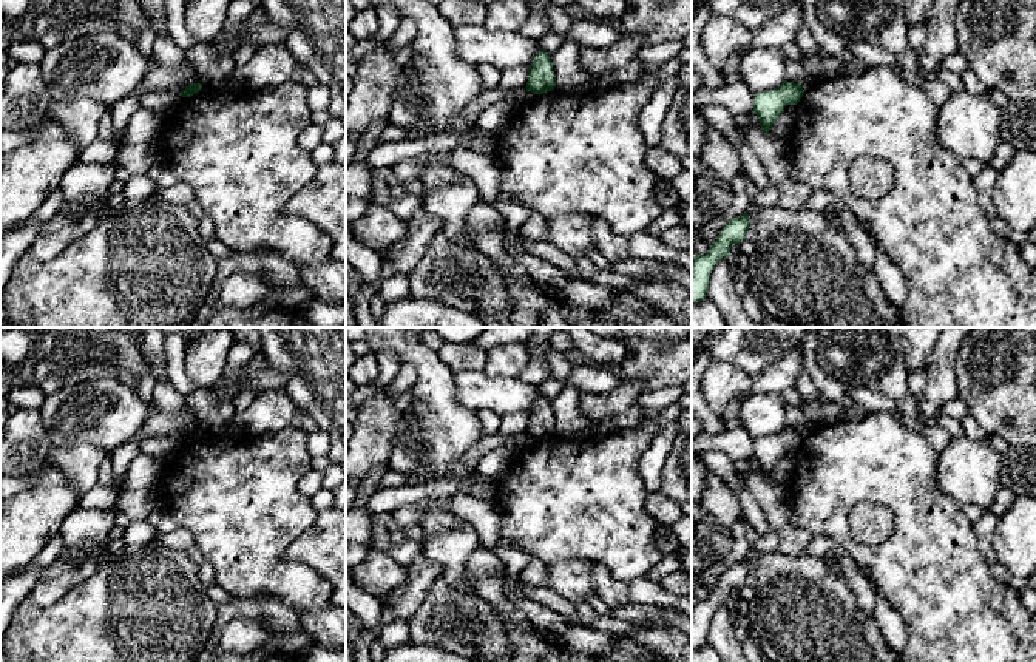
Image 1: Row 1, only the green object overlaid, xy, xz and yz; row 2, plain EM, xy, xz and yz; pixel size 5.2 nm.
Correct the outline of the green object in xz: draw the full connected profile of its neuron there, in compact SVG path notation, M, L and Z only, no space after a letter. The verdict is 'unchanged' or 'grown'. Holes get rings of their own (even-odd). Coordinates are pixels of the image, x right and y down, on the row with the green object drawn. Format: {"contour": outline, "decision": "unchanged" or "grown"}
{"contour": "M540 49L528 68L526 91L543 94L547 91L553 91L554 86L556 76L553 71L550 54Z", "decision": "unchanged"}

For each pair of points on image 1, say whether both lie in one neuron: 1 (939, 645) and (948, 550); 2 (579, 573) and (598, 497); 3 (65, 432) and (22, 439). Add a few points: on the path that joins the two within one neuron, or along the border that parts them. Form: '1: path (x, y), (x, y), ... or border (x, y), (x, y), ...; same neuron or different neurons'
1: path (947, 622), (947, 573); same neuron
2: border (589, 562), (556, 560), (547, 565); different neurons
3: border (39, 411), (42, 425), (53, 445); different neurons

